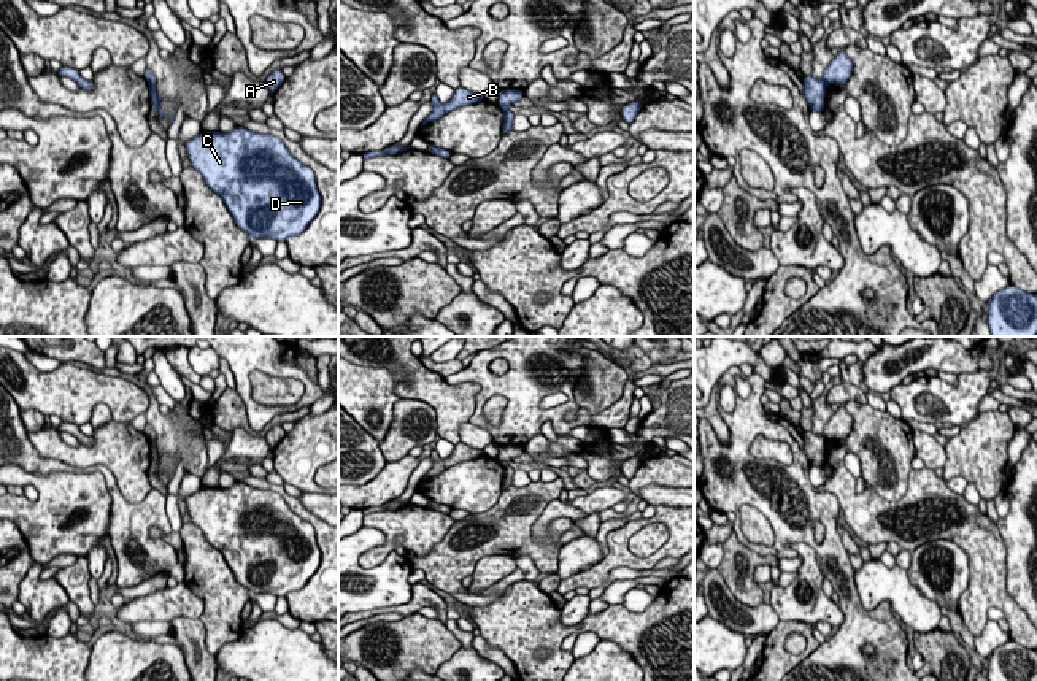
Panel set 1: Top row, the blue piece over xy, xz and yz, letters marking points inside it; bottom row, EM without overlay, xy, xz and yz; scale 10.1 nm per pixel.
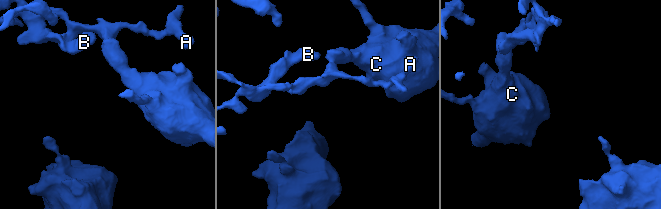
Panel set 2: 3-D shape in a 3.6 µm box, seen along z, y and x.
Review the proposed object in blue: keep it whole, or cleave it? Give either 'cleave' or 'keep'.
cleave

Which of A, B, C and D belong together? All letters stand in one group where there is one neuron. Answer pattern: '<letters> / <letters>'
A B / C D

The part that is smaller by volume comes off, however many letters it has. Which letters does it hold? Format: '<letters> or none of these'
A, B

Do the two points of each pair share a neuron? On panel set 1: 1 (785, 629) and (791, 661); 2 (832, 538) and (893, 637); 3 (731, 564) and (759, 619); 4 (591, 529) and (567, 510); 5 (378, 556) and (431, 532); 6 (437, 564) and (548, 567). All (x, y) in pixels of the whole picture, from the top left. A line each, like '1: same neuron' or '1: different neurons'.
1: same neuron
2: same neuron
3: different neurons
4: different neurons
5: same neuron
6: same neuron

